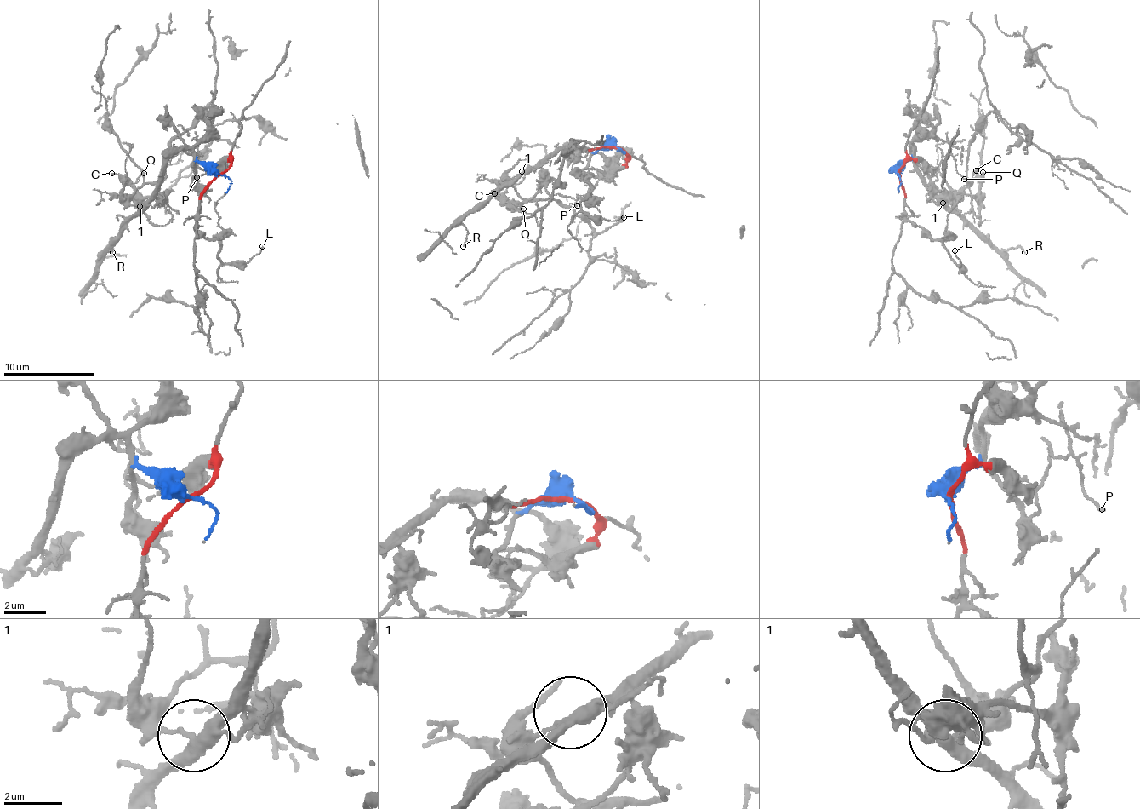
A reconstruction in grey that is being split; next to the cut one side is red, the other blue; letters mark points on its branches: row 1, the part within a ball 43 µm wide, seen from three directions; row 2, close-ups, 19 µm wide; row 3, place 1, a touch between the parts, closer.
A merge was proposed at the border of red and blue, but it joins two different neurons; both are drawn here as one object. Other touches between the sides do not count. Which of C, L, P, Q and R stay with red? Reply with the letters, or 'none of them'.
L, P

